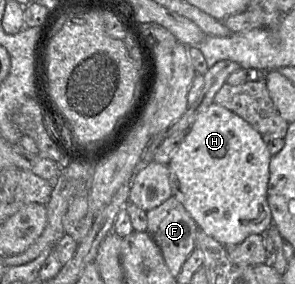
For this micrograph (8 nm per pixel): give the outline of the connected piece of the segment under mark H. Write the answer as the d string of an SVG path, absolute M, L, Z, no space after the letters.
M213 102L205 111L199 114L190 129L186 132L184 140L178 149L173 153L170 162L167 165L169 169L169 183L172 195L184 206L186 211L196 222L199 229L225 247L238 245L242 243L249 235L263 234L273 224L272 214L267 202L269 164L271 158L272 155L262 139L262 134L256 131L248 122L239 117L237 114Z

